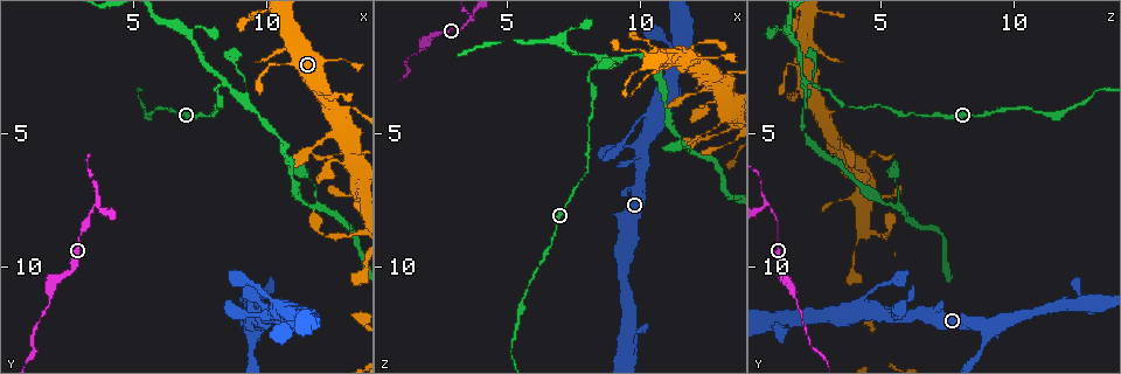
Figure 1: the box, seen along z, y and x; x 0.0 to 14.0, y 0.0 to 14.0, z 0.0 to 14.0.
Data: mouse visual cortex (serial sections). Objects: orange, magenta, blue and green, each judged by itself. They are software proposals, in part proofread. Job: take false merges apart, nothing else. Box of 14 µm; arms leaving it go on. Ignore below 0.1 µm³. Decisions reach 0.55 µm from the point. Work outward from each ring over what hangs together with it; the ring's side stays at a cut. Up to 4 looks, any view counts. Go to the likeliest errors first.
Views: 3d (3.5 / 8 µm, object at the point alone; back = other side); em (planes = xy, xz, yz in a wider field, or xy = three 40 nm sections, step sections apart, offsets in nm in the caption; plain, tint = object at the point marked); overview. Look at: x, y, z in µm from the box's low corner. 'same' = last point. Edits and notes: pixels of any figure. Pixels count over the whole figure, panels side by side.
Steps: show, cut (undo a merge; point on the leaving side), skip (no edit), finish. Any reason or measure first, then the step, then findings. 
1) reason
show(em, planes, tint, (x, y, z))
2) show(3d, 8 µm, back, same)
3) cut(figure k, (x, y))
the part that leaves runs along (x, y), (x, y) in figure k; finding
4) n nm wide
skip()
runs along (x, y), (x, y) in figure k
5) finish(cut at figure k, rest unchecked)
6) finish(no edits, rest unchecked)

narrows sharply
show(3d, 3.5 µm, (8.3, 3.0, 2.3))

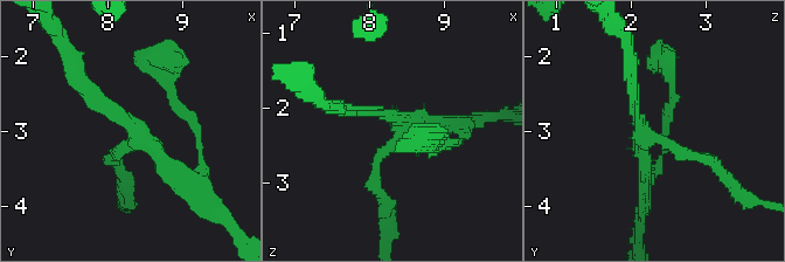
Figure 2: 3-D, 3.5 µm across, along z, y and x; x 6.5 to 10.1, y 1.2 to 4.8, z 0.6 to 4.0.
3 arms; arms of 150, 150, 250 nm; shape alone is not enough
show(em, xy, step 2, tint, (8.40, 3.10, 2.25))

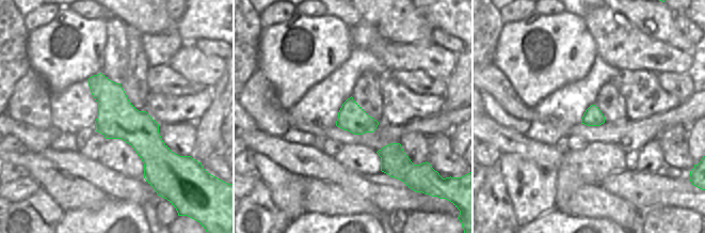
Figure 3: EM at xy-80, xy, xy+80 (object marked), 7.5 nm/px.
200 nm wide
skip()
runs along (91, 80), (164, 156), (171, 157) in figure 3; continuous, no second cell

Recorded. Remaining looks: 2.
two arms in line, one across
show(3d, 3.5 µm, back, (11.8, 7.7, 5.6))

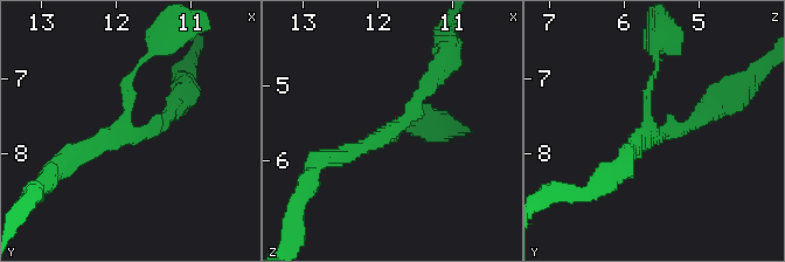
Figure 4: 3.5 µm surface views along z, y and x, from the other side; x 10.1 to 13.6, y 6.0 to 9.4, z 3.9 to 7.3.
3 arms; arms of 100, 200, 250 nm; now the EM
show(em, xy, step 1, tint, (11.80, 7.80, 5.60))

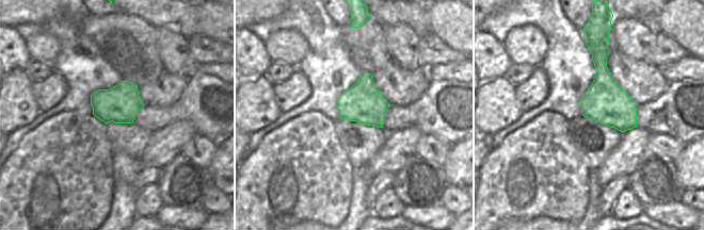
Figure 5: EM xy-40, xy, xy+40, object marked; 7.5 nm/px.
skip()
runs along (432, 75), (397, 126), (325, 159) in figure 4; one cell here

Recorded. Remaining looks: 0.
finish(no edits, rest unchecked)

